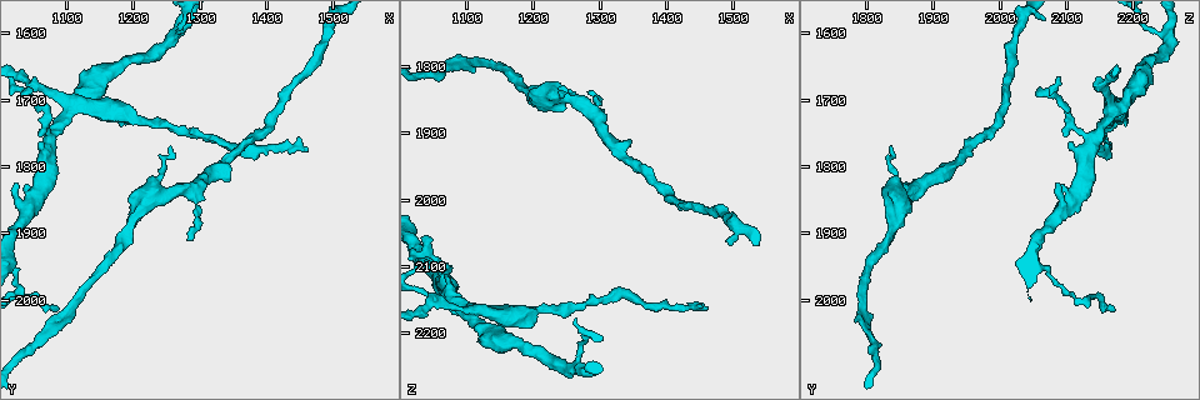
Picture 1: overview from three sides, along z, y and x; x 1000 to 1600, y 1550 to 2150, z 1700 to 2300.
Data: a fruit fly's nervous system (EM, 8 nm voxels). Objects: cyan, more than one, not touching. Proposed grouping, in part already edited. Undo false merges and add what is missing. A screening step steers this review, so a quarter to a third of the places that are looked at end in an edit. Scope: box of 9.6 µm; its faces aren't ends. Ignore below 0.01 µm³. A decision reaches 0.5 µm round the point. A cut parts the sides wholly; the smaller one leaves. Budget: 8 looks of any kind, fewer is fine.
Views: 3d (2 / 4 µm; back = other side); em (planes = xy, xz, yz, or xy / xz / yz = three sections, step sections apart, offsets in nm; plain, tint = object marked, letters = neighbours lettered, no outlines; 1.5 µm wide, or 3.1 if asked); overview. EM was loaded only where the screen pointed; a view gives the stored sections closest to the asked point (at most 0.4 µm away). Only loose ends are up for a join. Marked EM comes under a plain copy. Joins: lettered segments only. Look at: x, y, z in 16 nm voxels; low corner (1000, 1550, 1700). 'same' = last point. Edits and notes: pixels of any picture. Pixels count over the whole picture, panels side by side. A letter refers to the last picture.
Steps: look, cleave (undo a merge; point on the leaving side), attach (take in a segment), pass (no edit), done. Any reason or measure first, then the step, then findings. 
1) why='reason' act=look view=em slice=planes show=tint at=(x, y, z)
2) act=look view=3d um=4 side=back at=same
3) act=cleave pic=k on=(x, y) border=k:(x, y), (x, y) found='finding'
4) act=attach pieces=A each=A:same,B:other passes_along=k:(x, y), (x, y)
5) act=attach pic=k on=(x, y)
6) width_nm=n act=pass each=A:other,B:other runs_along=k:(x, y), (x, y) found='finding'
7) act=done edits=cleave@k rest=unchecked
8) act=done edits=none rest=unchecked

why='four or more arms meet' act=look view=em slice=planes show=letters at=(1115, 1705, 2170)

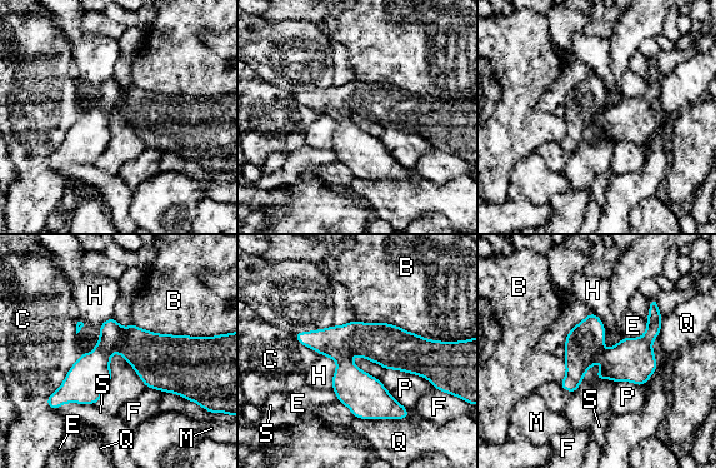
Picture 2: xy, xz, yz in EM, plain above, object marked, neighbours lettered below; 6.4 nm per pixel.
width_nm=240 act=cleave pic=2 on=(374, 342) each=B:other,C:other,E:other,F:other,H:other,M:other,P:other,Q:other,S:other part_leaving=2:(299, 335), (432, 348) found='two neurons meet here'

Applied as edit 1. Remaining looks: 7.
why='an open end' act=look view=em slice=planes show=letters at=(1255, 1770, 1835)

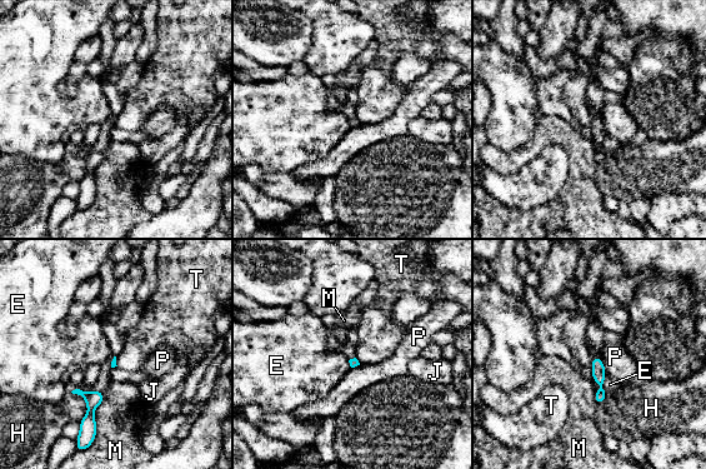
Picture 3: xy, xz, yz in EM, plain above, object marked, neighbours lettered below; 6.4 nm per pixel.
act=pass each=E:other,H:other,J:other,M:other,P:other,T:other border=3:(606, 373), (604, 390), (609, 394) found='no lettered segment goes on from it'

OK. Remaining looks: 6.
act=look view=em slice=yz step=4 show=letters at=(1285, 1905, 1835)

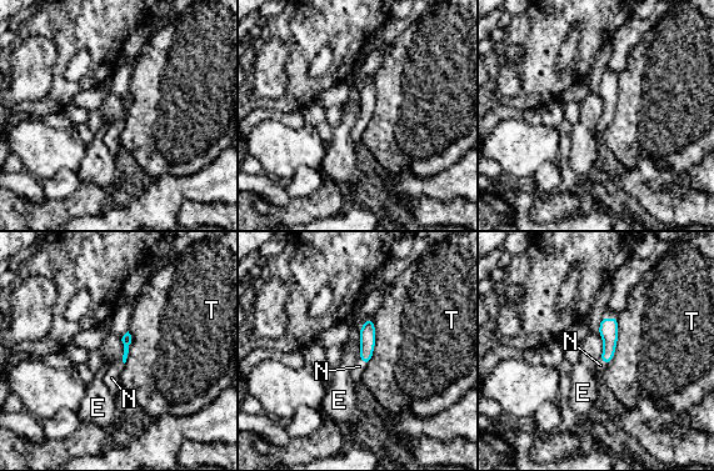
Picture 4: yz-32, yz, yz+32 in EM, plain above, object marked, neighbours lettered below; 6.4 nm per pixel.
act=look view=em slice=planes show=letters at=same

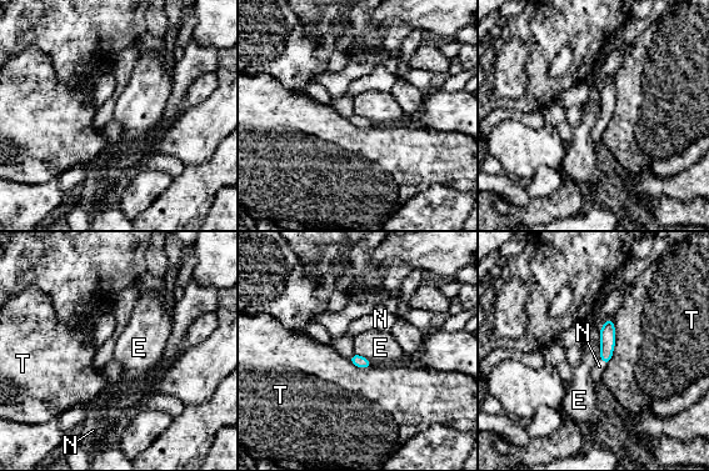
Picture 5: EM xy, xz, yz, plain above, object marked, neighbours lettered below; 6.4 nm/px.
width_nm=80 act=attach pieces=N each=E:other,N:same,T:other found='it goes on there'

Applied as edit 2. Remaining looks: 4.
act=done edits=cleave@2,attach@5 rest=unchecked

